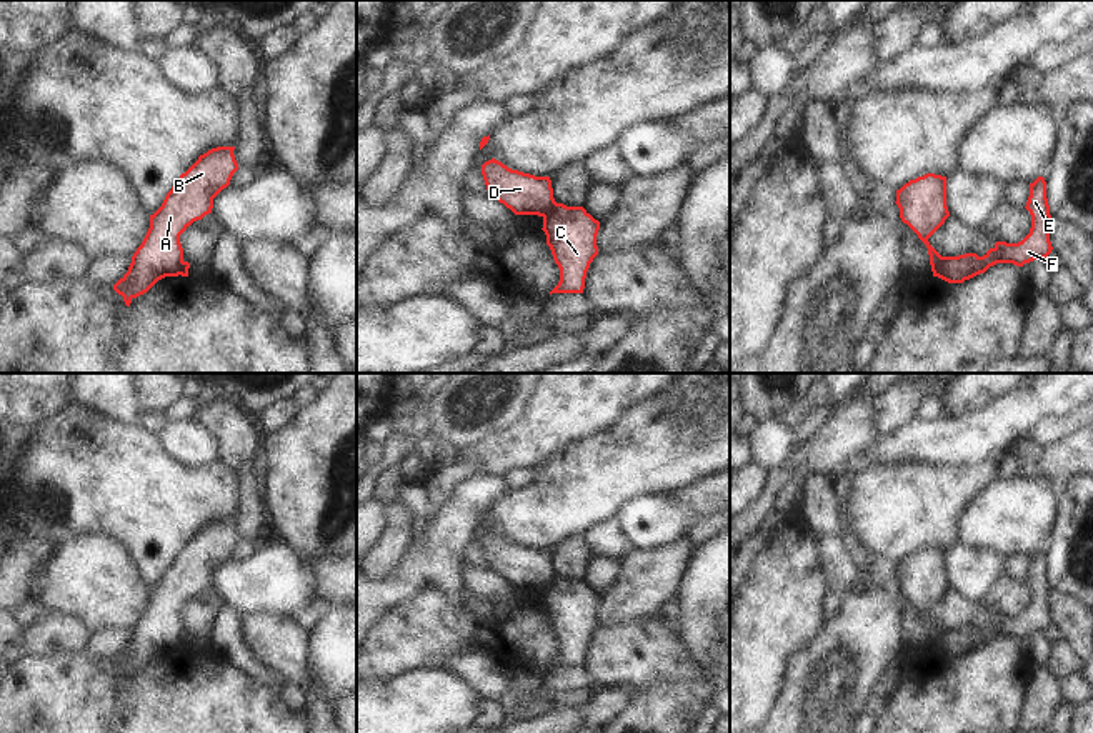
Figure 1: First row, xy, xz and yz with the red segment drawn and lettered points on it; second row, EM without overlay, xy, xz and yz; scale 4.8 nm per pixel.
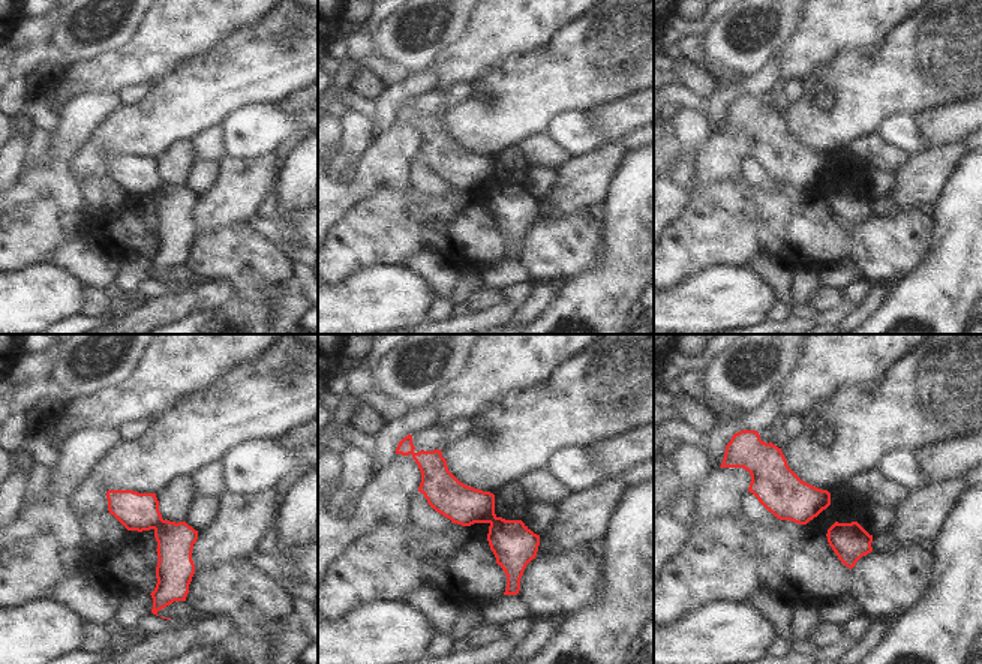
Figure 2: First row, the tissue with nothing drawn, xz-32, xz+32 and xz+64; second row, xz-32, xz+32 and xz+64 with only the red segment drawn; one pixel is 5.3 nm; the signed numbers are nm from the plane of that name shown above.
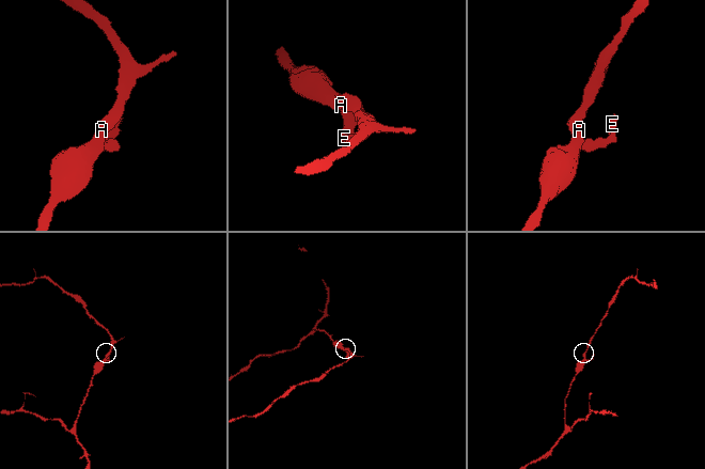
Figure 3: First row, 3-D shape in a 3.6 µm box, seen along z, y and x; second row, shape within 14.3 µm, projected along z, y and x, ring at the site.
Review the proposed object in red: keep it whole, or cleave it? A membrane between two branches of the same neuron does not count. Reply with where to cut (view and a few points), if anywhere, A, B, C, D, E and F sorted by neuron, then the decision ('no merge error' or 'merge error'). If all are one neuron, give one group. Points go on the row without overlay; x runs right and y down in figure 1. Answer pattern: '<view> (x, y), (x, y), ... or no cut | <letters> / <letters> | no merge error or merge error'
yz (940, 628), (932, 643) | A B D / C E F | merge error

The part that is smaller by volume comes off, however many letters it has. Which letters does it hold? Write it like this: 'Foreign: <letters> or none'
Foreign: C, E, F.

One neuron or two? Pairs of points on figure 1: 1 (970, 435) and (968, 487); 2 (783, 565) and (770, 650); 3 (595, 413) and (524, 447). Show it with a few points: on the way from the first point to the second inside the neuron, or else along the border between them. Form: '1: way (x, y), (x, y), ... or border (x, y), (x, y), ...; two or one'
1: border (998, 457), (963, 465), (930, 463); two
2: way (783, 587), (780, 608), (770, 620), (770, 628); one
3: way (577, 413), (558, 413), (542, 430); one

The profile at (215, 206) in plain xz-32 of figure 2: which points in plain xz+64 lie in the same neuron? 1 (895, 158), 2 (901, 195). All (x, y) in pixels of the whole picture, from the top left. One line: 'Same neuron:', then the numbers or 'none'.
Same neuron: 2

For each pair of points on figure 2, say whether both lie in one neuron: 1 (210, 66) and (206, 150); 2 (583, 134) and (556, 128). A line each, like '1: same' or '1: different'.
1: different
2: same

